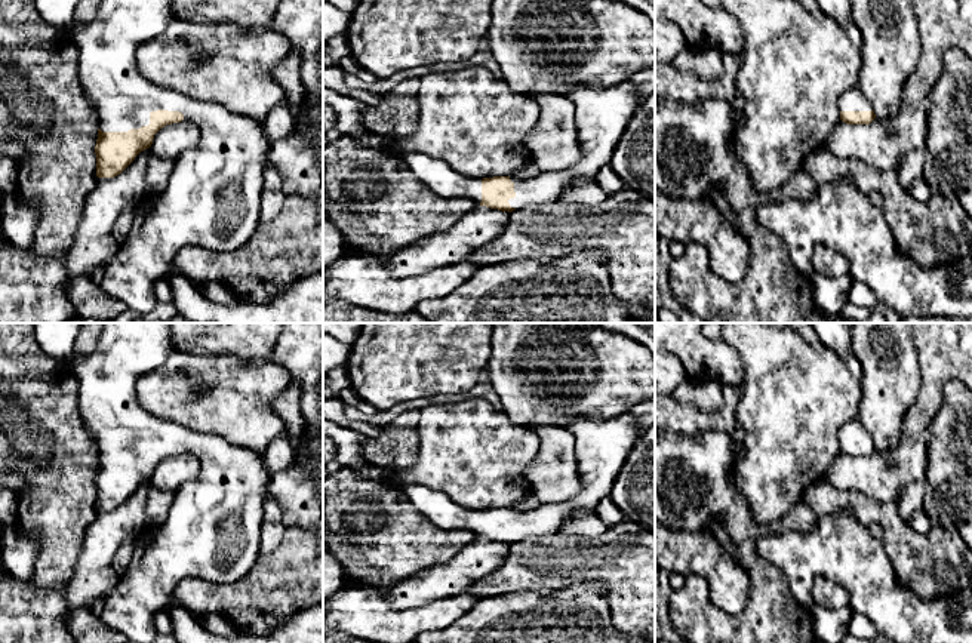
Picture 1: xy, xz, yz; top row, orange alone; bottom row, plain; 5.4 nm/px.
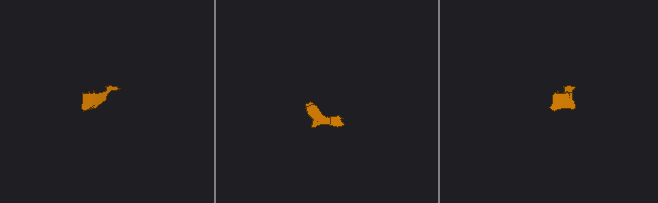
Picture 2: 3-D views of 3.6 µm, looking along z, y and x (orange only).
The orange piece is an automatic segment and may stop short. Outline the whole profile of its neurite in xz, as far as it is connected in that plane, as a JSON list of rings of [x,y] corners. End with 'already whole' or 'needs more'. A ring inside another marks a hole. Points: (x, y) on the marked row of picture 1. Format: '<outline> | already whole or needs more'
[[[630,80],[606,89],[572,86],[565,96],[575,107],[581,159],[569,169],[542,172],[529,179],[514,179],[513,176],[467,178],[440,159],[403,151],[394,142],[378,135],[353,138],[366,150],[393,150],[406,161],[415,178],[437,196],[450,200],[471,200],[502,212],[513,212],[525,206],[545,206],[557,203],[562,191],[573,179],[602,179],[602,172],[610,164],[624,130],[642,104]]] | needs more

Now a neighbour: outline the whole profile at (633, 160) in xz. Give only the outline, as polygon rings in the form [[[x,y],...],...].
[[[655,93],[633,114],[610,166],[625,188],[655,200]]]

